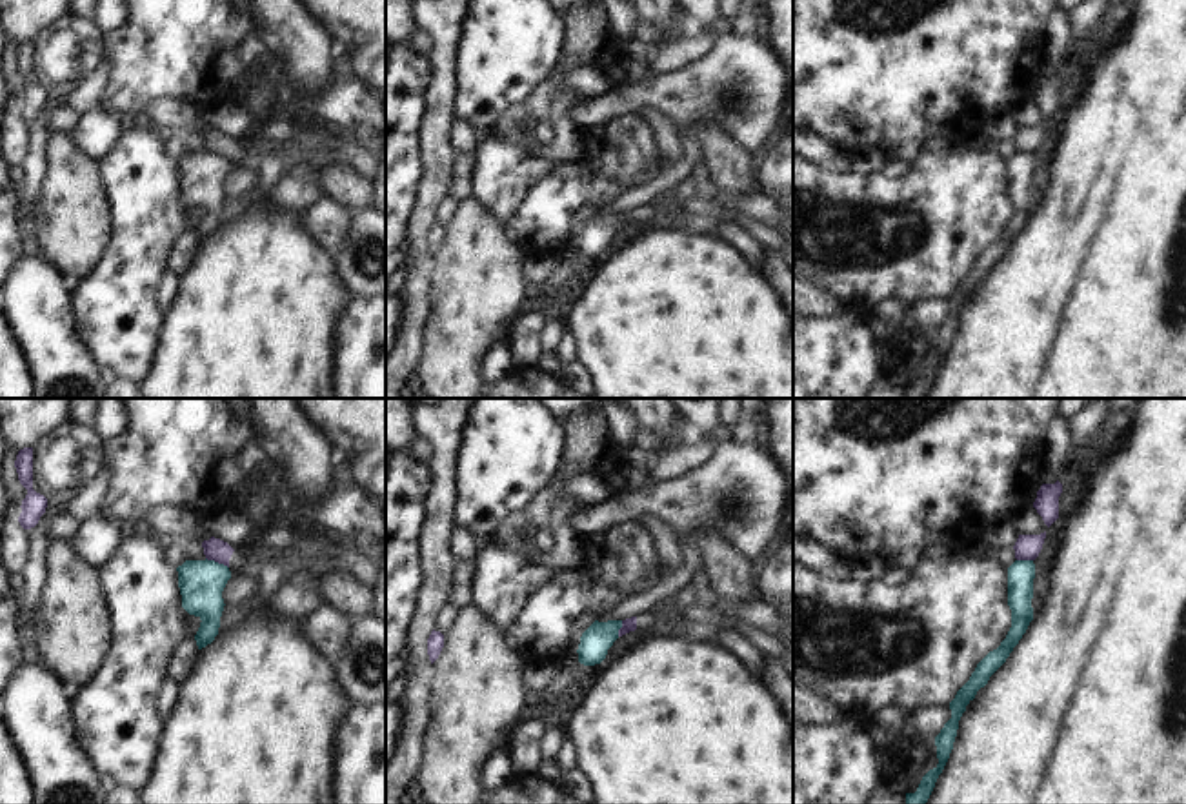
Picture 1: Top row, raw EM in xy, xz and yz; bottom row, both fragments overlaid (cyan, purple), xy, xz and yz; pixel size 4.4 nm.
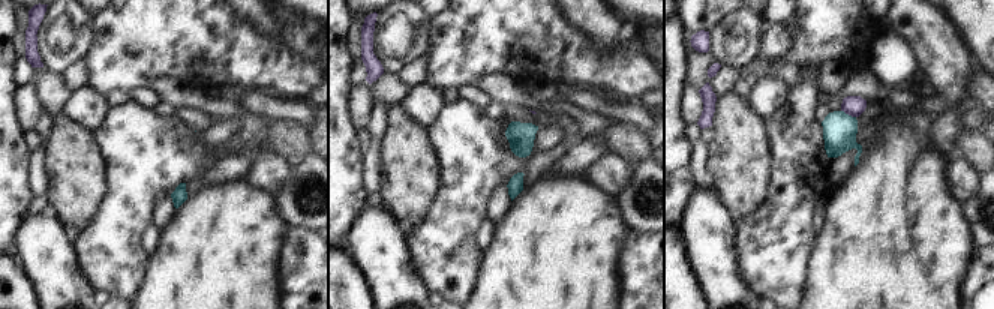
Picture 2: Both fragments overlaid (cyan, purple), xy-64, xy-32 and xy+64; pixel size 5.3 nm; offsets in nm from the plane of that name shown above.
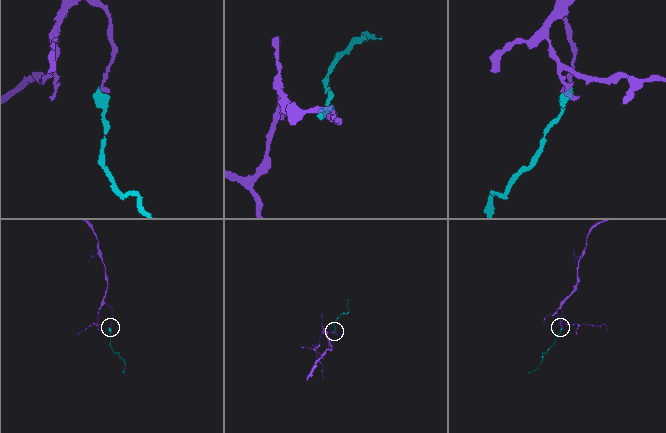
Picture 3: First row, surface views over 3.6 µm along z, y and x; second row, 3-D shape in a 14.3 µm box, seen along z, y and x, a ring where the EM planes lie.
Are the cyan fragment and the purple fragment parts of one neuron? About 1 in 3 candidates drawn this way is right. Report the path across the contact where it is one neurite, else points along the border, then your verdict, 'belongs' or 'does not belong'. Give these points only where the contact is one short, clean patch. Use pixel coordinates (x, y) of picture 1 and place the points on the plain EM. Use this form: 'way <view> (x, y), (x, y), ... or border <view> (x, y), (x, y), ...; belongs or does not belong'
border xy (206, 150), (228, 160); does not belong

